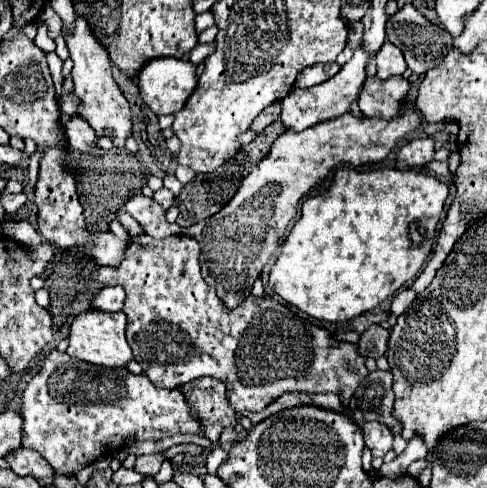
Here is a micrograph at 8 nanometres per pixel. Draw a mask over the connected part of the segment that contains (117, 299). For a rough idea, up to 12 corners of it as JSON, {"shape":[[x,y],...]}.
{"shape":[[107,287],[95,295],[91,309],[121,311],[125,291]]}

